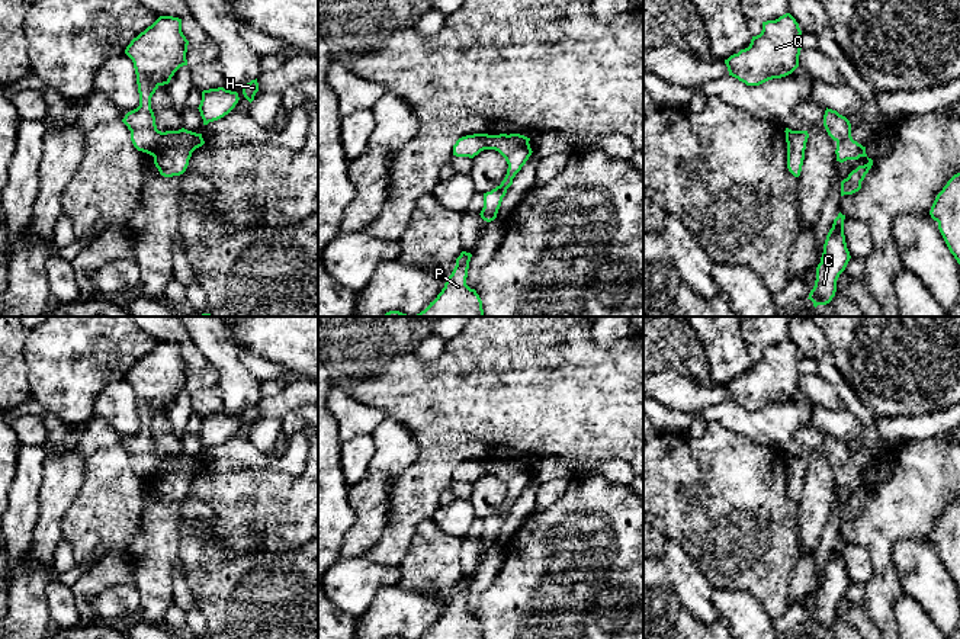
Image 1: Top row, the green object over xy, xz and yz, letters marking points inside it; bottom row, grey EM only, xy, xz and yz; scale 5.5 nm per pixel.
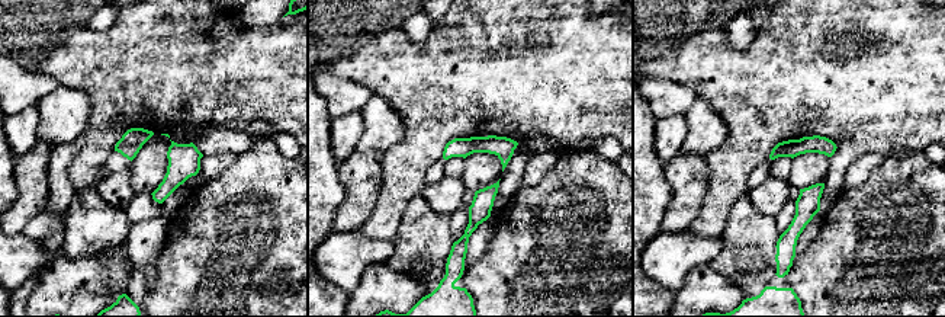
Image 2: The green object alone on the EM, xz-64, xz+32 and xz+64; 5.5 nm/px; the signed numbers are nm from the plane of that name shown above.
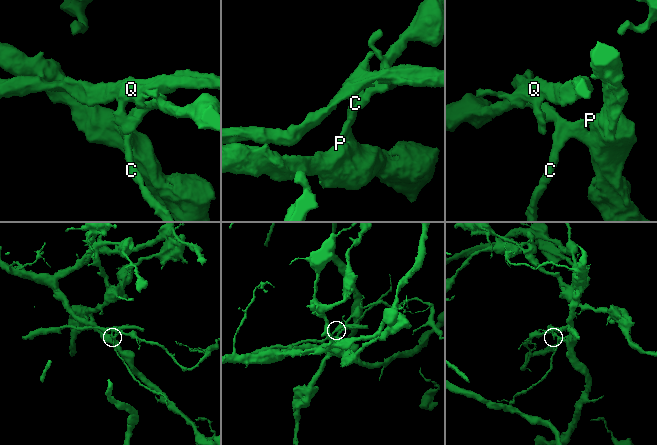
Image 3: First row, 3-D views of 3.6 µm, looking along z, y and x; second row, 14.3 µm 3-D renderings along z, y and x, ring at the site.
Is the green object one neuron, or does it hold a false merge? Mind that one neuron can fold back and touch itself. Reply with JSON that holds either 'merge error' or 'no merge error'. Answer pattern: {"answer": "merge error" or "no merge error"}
{"answer": "merge error"}

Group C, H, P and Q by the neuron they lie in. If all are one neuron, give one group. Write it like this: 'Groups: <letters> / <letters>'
Groups: C H P / Q

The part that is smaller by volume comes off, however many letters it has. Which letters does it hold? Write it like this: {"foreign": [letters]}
{"foreign": ["Q"]}

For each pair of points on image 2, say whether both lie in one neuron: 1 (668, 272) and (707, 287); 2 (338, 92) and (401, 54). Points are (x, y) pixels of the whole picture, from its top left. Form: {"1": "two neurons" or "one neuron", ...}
{"1": "two neurons", "2": "two neurons"}

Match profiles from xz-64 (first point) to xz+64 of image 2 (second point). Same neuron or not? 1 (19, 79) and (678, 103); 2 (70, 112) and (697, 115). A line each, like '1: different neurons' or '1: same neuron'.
1: same neuron
2: same neuron

